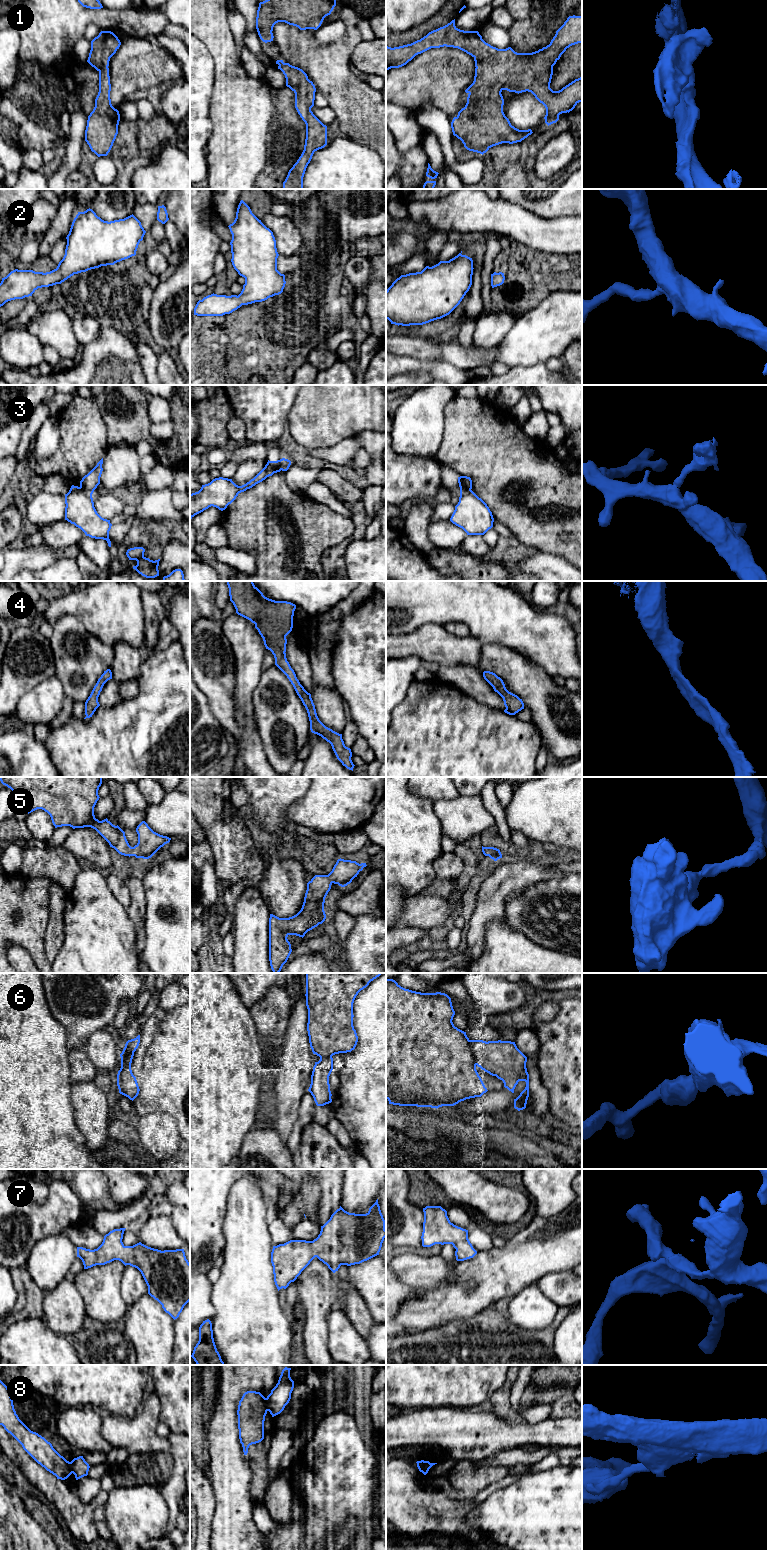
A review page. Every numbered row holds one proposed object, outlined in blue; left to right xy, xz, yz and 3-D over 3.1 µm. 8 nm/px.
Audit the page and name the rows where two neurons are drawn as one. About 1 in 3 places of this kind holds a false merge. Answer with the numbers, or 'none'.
3, 6, 8

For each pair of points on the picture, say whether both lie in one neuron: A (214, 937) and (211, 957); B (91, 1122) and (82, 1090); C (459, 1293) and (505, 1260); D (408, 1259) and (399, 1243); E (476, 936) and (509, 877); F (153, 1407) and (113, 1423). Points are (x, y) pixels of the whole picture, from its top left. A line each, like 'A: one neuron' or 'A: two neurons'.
A: one neuron
B: one neuron
C: one neuron
D: two neurons
E: one neuron
F: one neuron

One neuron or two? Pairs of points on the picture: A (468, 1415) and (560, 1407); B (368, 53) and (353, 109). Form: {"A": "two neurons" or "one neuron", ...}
{"A": "two neurons", "B": "two neurons"}

